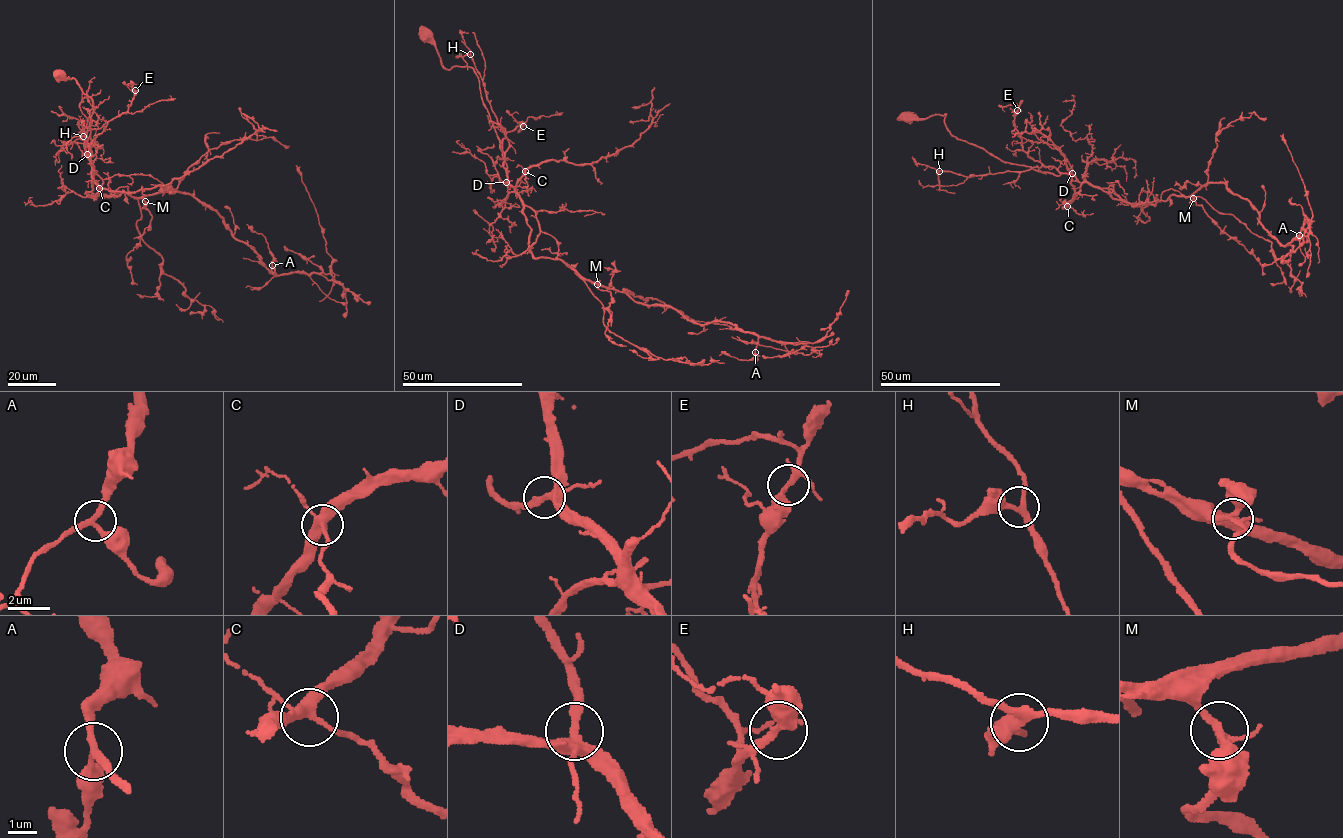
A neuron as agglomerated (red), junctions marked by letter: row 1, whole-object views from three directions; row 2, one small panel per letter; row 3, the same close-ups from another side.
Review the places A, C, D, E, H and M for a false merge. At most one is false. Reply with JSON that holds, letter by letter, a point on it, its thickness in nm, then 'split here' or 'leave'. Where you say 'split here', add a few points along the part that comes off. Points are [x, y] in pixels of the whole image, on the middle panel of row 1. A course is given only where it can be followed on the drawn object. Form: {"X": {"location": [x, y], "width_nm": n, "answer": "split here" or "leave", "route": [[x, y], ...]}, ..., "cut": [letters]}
{"A": {"location": [755, 352], "width_nm": 220, "answer": "leave"}, "C": {"location": [525, 171], "width_nm": 360, "answer": "leave"}, "D": {"location": [506, 182], "width_nm": 240, "answer": "leave"}, "E": {"location": [523, 126], "width_nm": 240, "answer": "leave"}, "H": {"location": [470, 54], "width_nm": 260, "answer": "leave"}, "M": {"location": [597, 284], "width_nm": 240, "answer": "leave"}, "cut": []}

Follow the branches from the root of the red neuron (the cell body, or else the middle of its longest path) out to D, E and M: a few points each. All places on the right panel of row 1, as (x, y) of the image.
D: (906, 117), (926, 118), (945, 114), (944, 122), (950, 133), (982, 147), (1004, 162), (1057, 176), (1072, 173)
E: (906, 117), (945, 114), (954, 136), (1004, 162), (1058, 176), (1023, 149), (1014, 121), (1017, 110)
M: (906, 117), (945, 114), (950, 133), (1004, 162), (1057, 176), (1070, 174), (1134, 206), (1172, 195), (1193, 199)

